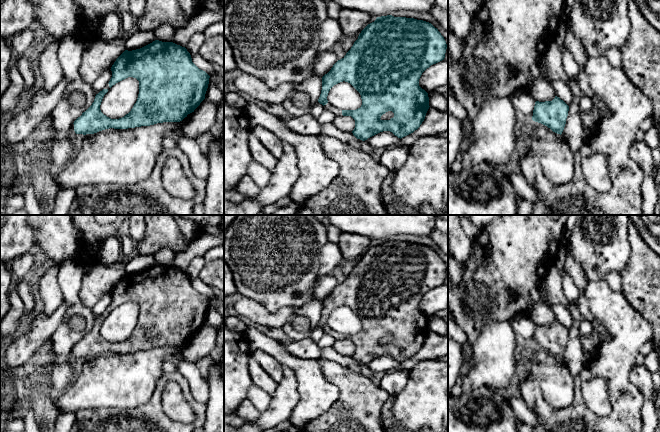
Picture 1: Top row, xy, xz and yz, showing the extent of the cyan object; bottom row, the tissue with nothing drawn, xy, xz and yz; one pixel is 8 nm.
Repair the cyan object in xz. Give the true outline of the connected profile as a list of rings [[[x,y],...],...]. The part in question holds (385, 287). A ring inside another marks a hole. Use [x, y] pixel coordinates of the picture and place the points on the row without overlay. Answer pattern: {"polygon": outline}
{"polygon": [[[392,239],[377,241],[374,246],[368,248],[361,255],[361,257],[358,260],[358,263],[354,266],[353,270],[346,277],[346,279],[342,283],[338,284],[333,289],[331,294],[322,301],[322,314],[321,314],[321,318],[318,323],[318,326],[324,330],[325,334],[329,334],[332,337],[334,337],[335,339],[351,340],[355,344],[355,352],[352,355],[352,357],[357,363],[365,365],[368,362],[380,357],[380,356],[383,356],[383,355],[390,355],[395,360],[397,360],[398,362],[401,363],[401,362],[413,357],[415,354],[417,354],[420,351],[420,349],[422,348],[422,346],[424,345],[426,337],[430,331],[429,330],[429,321],[428,321],[428,317],[419,310],[419,303],[420,303],[422,297],[427,292],[429,292],[433,288],[436,288],[436,287],[444,284],[446,273],[447,273],[447,268],[446,268],[444,261],[441,259],[441,257],[438,255],[438,253],[435,252],[429,246],[426,246],[423,244],[417,244],[414,242],[394,241]],[[343,305],[350,307],[360,317],[361,323],[362,323],[362,329],[360,332],[358,332],[356,334],[342,334],[341,332],[334,331],[333,329],[331,329],[328,326],[327,320],[328,320],[330,313],[334,309],[336,309],[340,306],[343,306]],[[388,335],[392,335],[394,337],[394,341],[391,342],[390,344],[381,344],[380,343],[381,340]]]}

